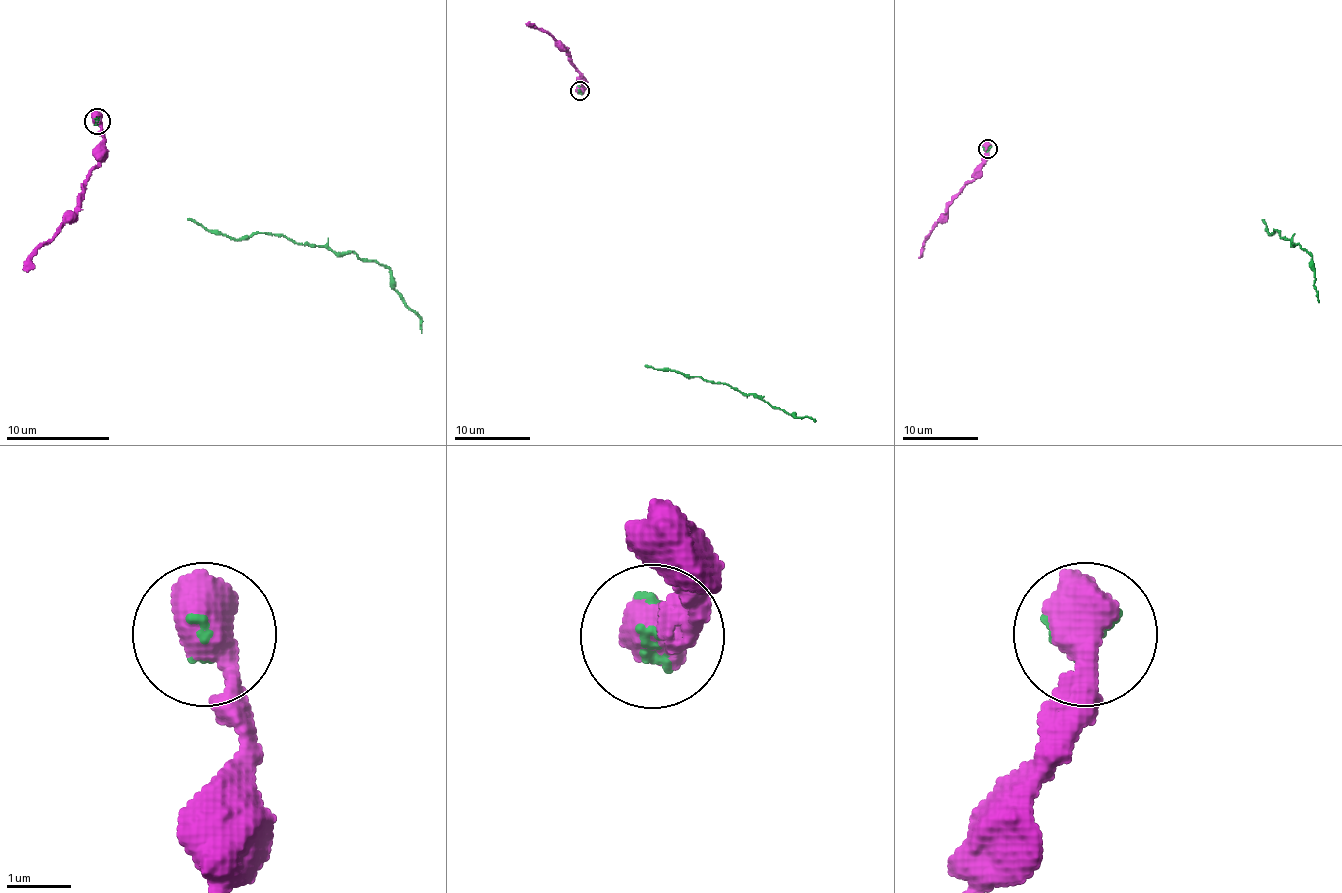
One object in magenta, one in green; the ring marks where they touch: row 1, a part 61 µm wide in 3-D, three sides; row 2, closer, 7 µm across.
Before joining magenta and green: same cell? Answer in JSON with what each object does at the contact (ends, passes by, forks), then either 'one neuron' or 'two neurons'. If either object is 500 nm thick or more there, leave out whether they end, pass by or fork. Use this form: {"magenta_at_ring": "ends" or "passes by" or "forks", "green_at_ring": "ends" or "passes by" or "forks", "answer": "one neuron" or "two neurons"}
{"answer": "one neuron"}

